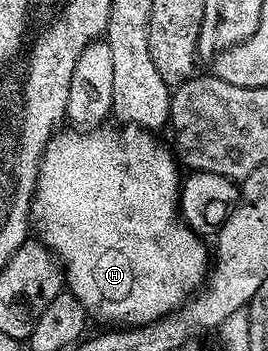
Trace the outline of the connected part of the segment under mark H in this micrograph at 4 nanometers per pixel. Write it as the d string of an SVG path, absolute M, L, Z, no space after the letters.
M67 127L64 133L52 132L39 161L39 174L35 180L35 191L31 199L31 221L37 232L38 240L61 262L66 288L81 303L88 318L108 321L111 327L138 327L151 325L154 321L162 321L171 316L206 282L209 272L209 249L204 238L194 233L179 212L179 187L181 184L180 162L174 152L158 141L154 132L138 127L107 129L100 127L86 131L76 131Z

